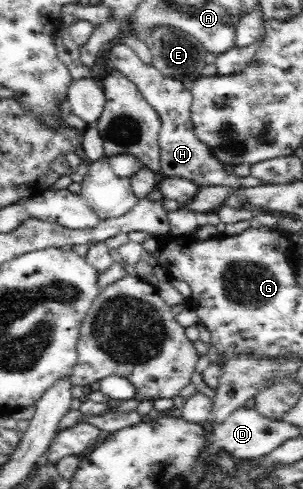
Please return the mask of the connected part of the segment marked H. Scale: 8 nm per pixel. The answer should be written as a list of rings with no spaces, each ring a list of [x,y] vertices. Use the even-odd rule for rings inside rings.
[[[123,43],[112,46],[112,64],[116,71],[130,79],[144,100],[156,111],[161,125],[158,133],[157,143],[159,150],[158,173],[164,178],[176,180],[185,178],[190,182],[204,186],[223,186],[224,188],[250,188],[266,185],[266,181],[258,179],[250,174],[240,177],[236,173],[228,173],[224,169],[224,163],[212,156],[210,147],[196,136],[191,119],[191,92],[182,85],[182,81],[164,77],[154,66],[140,61],[136,53]]]

